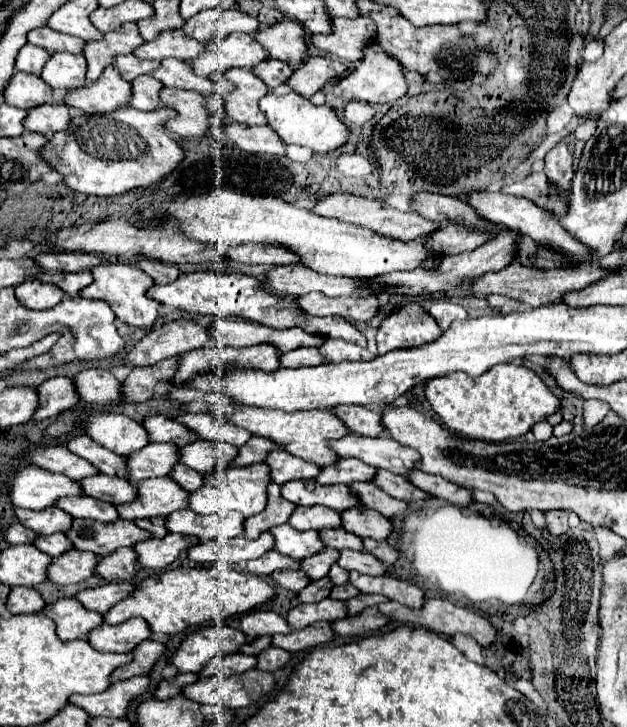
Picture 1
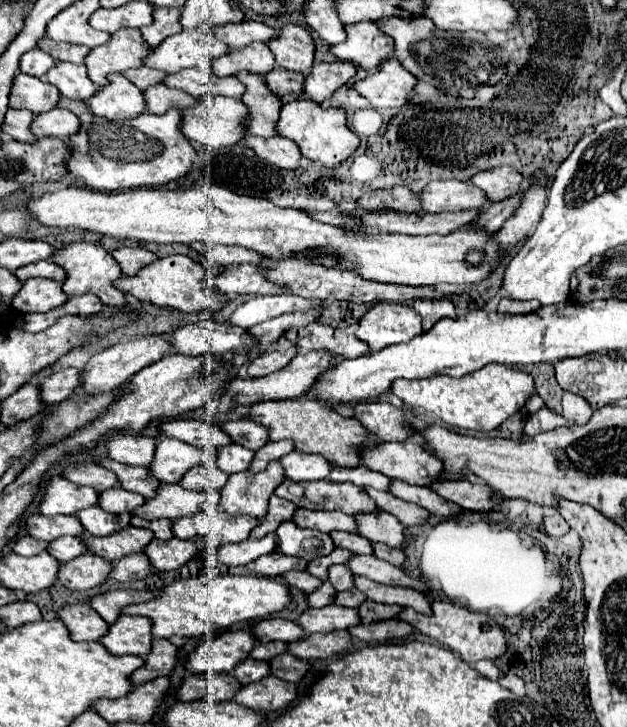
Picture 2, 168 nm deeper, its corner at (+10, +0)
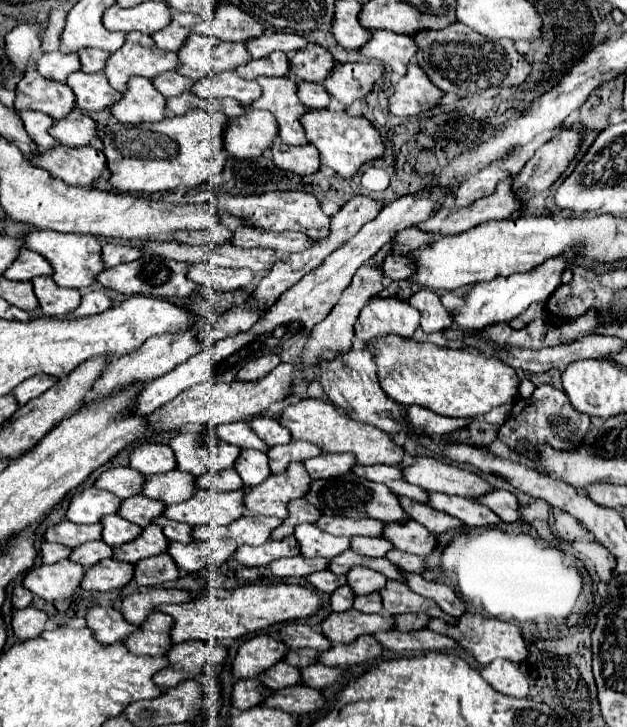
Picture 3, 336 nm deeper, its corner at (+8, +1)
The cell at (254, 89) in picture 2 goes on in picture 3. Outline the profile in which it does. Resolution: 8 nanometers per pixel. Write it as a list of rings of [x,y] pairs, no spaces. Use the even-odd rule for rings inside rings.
[[[260,77],[256,81],[262,87],[262,97],[258,101],[254,101],[252,107],[254,109],[266,109],[276,117],[276,121],[280,125],[282,143],[286,143],[286,145],[306,145],[306,143],[310,143],[304,137],[304,127],[300,125],[300,117],[306,113],[306,109],[304,109],[304,105],[300,103],[300,99],[296,95],[296,91],[298,91],[296,83],[286,79],[286,77]]]

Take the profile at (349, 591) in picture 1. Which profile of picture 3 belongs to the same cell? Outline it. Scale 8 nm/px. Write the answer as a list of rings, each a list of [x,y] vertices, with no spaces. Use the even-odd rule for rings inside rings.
[[[380,593],[358,595],[354,599],[354,609],[362,611],[362,613],[382,613],[382,597],[380,597]]]

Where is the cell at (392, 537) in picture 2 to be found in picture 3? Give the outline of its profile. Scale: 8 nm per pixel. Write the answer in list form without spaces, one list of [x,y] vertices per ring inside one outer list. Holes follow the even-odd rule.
[[[400,521],[400,523],[388,523],[384,529],[384,537],[400,551],[414,553],[420,557],[430,555],[436,545],[438,537],[432,535],[424,525],[416,521]]]

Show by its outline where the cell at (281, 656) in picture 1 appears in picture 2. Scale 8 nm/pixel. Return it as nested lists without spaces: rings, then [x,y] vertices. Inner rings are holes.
[[[288,652],[274,656],[272,660],[268,660],[268,664],[270,664],[270,674],[276,678],[282,678],[286,682],[300,682],[300,678],[310,668],[310,662],[298,660],[296,656],[292,656]]]

